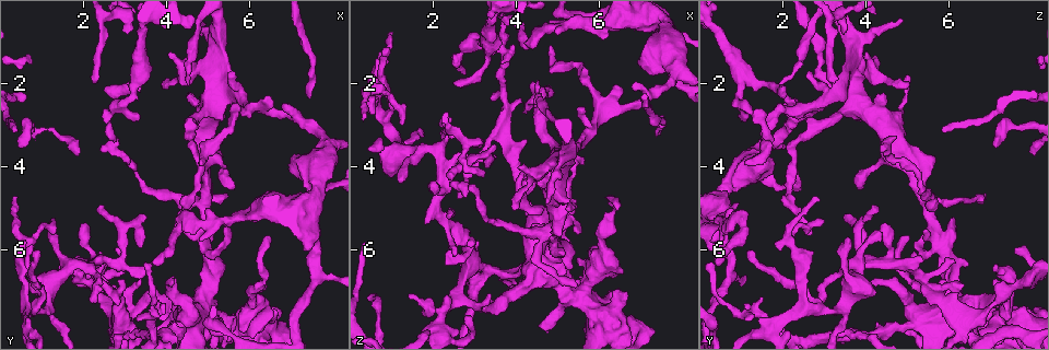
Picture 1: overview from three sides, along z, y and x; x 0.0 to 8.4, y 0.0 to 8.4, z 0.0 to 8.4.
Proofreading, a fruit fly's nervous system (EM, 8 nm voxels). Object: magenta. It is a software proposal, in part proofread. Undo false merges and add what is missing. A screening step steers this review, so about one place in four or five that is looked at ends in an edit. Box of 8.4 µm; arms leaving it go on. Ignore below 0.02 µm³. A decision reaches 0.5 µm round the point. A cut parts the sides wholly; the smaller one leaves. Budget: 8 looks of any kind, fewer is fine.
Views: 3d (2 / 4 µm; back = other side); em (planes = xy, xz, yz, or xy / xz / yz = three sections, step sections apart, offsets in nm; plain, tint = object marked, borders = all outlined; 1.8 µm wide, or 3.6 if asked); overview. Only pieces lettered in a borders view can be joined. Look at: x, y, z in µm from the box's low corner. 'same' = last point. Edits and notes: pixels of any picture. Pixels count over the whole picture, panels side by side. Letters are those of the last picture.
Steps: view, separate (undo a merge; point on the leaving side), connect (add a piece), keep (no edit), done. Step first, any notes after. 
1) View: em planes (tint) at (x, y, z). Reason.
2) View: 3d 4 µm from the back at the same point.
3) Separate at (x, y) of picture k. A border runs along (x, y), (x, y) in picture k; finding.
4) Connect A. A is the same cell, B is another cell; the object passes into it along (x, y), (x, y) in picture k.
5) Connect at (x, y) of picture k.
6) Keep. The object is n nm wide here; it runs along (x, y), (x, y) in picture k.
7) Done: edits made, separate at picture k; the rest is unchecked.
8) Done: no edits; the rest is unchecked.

View: em planes (borders) at (1.20, 5.50, 4.35). Free end.

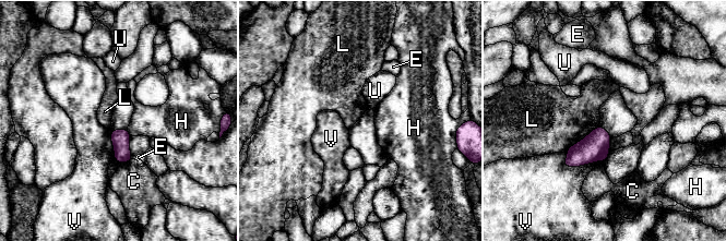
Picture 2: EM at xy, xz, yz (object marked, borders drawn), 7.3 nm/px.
Keep. C, E, H, L, U and V are other cells; a border runs along (598, 125), (566, 151) in picture 2; none of them fits.

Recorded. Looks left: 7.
View: em planes (borders) at (5.55, 7.80, 7.10). Sudden change in width.

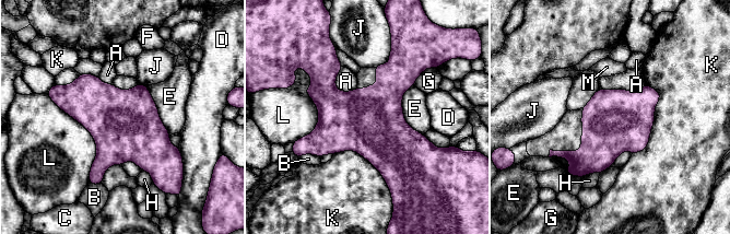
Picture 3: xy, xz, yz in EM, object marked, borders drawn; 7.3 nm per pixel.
Keep. A, B, C, D, E, F, G, H, J, K, L and M are other cells; a border runs along (341, 67), (334, 85), (351, 92) in picture 3; one cell here.

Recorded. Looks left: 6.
View: em xy step 4 (tint) at (2.25, 1.85, 3.30).

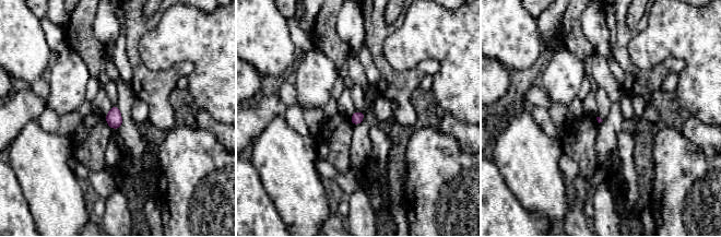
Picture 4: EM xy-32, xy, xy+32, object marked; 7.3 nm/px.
View: em xy step 4 (borders) at the same point.

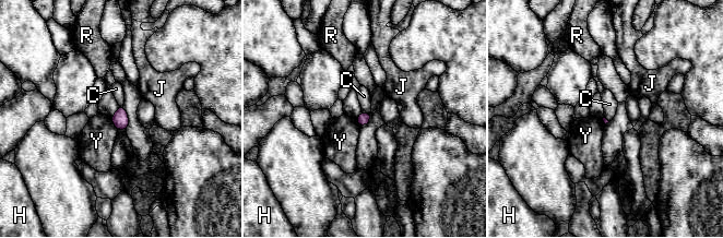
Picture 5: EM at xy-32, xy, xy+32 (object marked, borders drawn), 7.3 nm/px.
Keep. The longest contact is with Y, 110 nm; C, H, J, R and Y are other cells; a border runs along (362, 111), (370, 112) in picture 5; none of them fits.

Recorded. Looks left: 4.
Done: no edits; the rest is unchecked.

